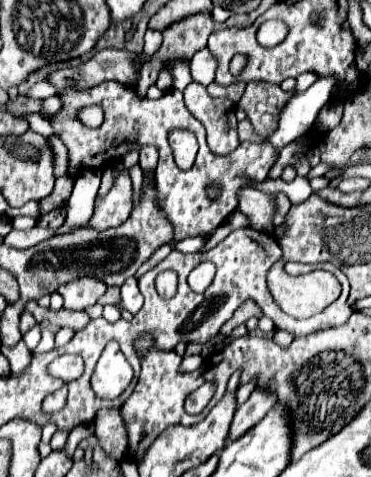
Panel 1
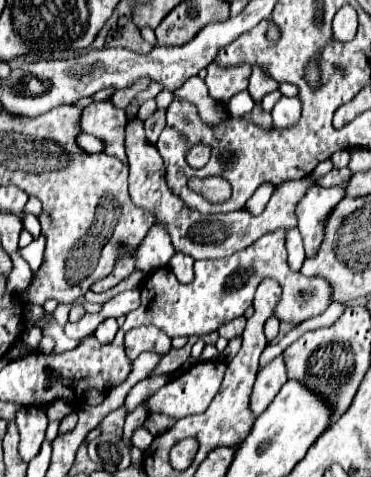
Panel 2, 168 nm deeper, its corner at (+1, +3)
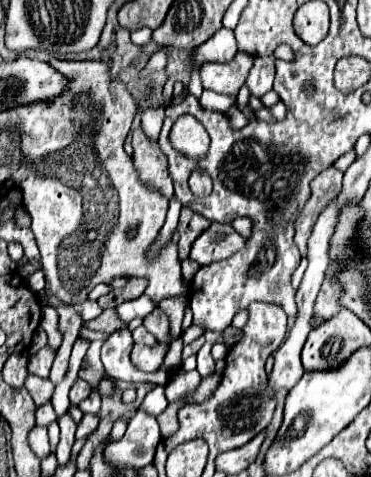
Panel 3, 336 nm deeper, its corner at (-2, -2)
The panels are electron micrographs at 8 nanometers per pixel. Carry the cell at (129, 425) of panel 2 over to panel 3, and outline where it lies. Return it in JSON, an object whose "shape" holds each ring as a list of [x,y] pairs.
{"shape":[[[155,386],[155,388],[145,396],[141,408],[145,408],[145,410],[147,410],[149,414],[153,414],[153,416],[159,416],[159,414],[167,408],[167,398],[165,398],[165,394],[163,394],[163,388],[161,388],[161,386]]]}

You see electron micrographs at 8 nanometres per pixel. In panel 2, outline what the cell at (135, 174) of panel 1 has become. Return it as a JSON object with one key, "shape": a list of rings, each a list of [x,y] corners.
{"shape":[[[90,103],[82,109],[78,127],[80,131],[102,139],[106,145],[106,153],[118,157],[124,165],[128,165],[128,157],[124,151],[124,109],[116,109],[110,103]]]}

